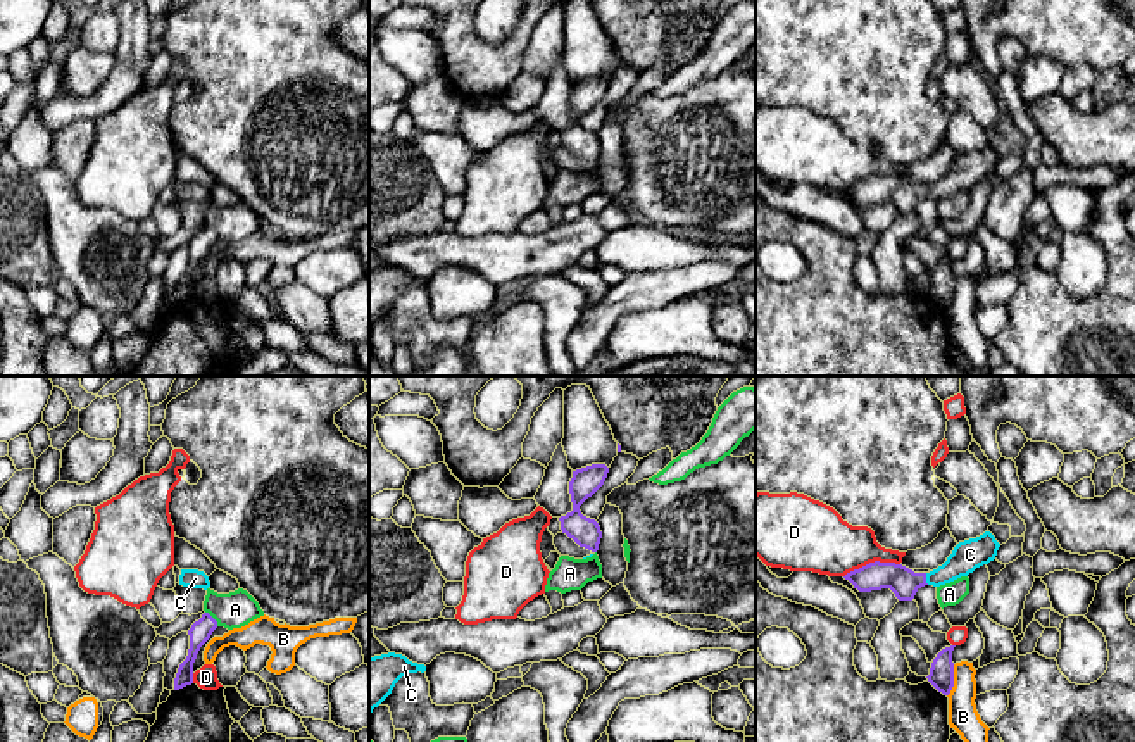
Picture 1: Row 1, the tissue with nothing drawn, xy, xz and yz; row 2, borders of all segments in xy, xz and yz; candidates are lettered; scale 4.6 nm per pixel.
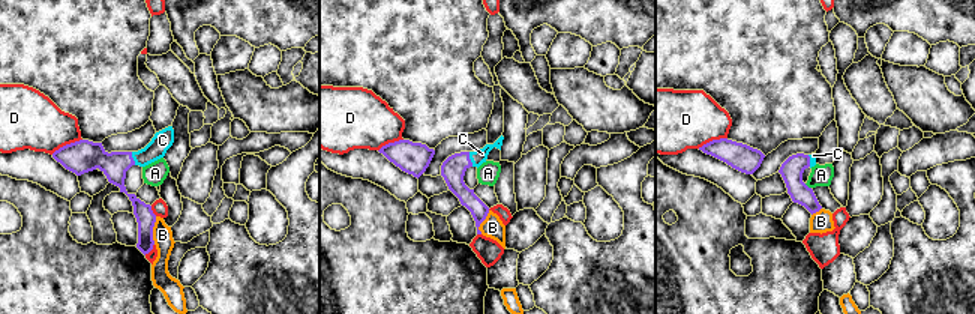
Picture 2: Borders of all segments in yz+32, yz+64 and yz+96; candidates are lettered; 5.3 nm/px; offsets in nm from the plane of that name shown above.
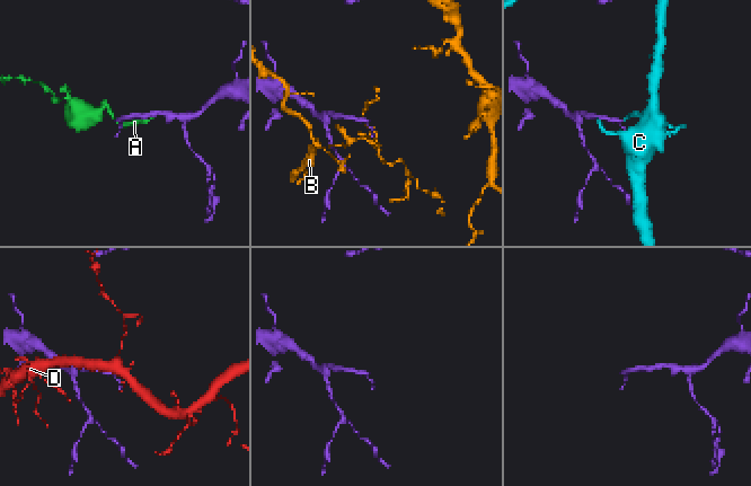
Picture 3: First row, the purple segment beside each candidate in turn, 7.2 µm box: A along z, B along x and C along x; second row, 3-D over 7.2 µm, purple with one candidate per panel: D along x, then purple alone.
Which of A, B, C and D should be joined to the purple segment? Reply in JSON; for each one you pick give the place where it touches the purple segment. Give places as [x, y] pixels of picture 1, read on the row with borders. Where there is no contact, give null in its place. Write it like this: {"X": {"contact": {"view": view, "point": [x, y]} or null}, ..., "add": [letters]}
{"C": {"contact": {"view": "yz", "point": [925, 578]}}, "add": ["C"]}

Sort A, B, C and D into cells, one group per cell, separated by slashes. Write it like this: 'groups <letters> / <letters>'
groups A / B / C / D

